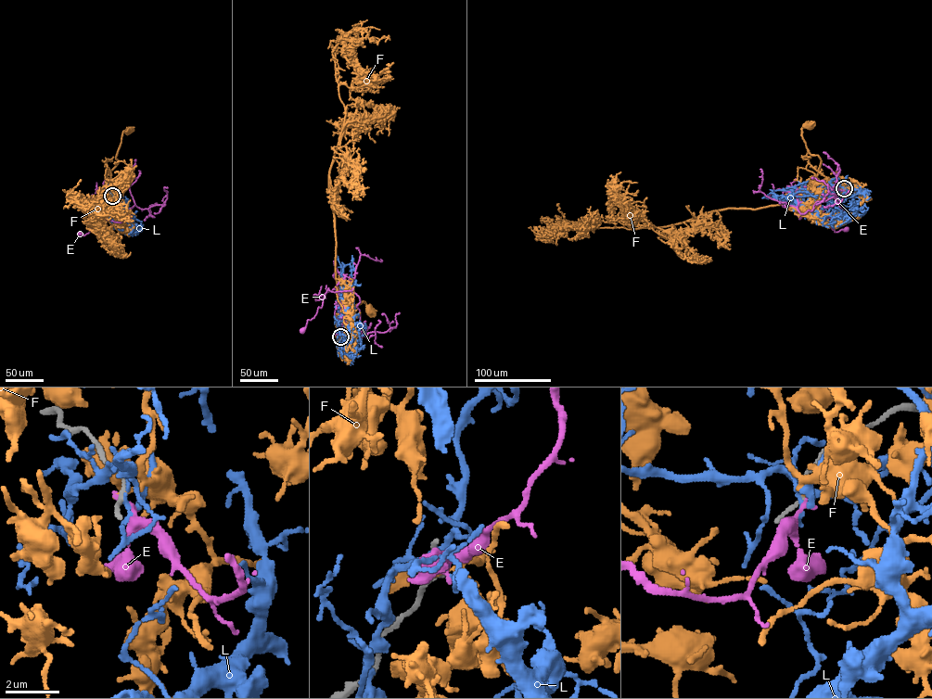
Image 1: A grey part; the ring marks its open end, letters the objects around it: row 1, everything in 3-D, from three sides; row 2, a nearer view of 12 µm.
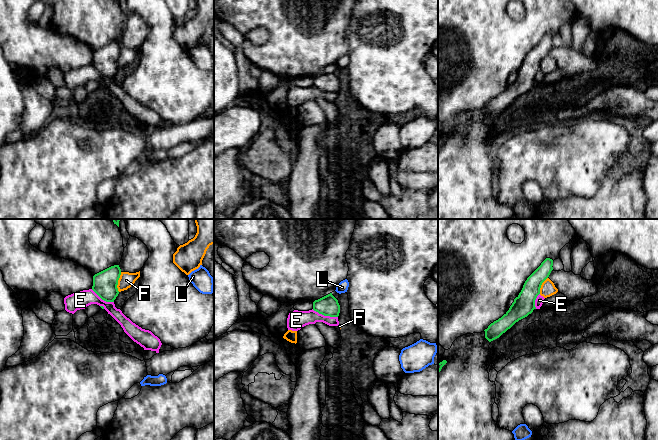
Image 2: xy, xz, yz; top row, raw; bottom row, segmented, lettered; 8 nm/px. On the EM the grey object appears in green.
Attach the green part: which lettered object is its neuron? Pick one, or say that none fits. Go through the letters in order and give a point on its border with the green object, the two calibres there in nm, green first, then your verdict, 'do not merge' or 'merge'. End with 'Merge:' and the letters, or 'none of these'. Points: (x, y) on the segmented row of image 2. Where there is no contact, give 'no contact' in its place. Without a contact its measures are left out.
E: meets green in xz at (325, 315); 160 nm thick on the green side, 150 nm on the other; do not merge
F: meets green in xy at (117, 282); 190 nm thick on the green side, 120 nm on the other; do not merge
L: no contact; do not merge
Merge: none of these

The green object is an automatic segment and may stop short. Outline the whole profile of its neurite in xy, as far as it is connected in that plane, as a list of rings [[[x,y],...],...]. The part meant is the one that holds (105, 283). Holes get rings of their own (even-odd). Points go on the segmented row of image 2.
[[[119,265],[111,266],[93,276],[92,290],[104,301],[114,302],[119,294],[117,285],[121,275]]]

